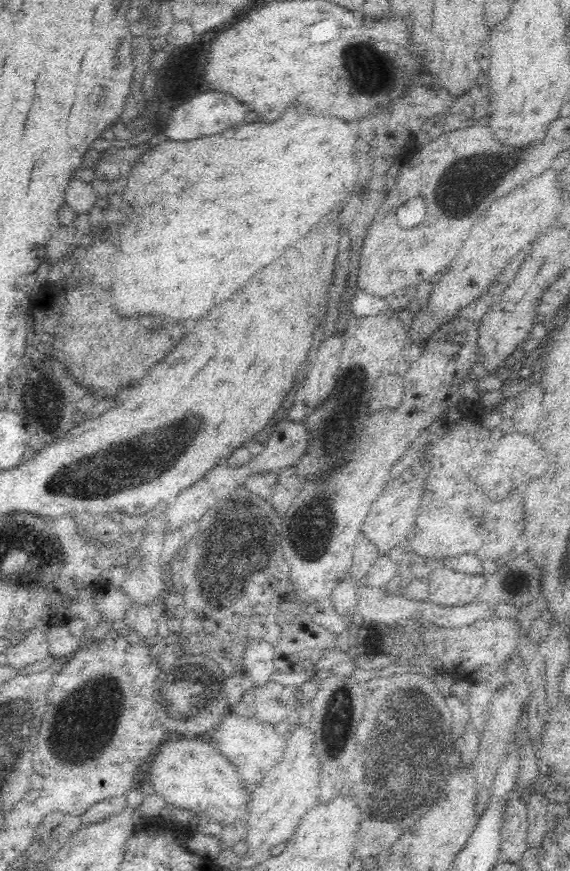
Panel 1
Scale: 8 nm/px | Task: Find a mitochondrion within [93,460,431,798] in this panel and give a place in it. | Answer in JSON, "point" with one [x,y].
{"point":[232,550]}

